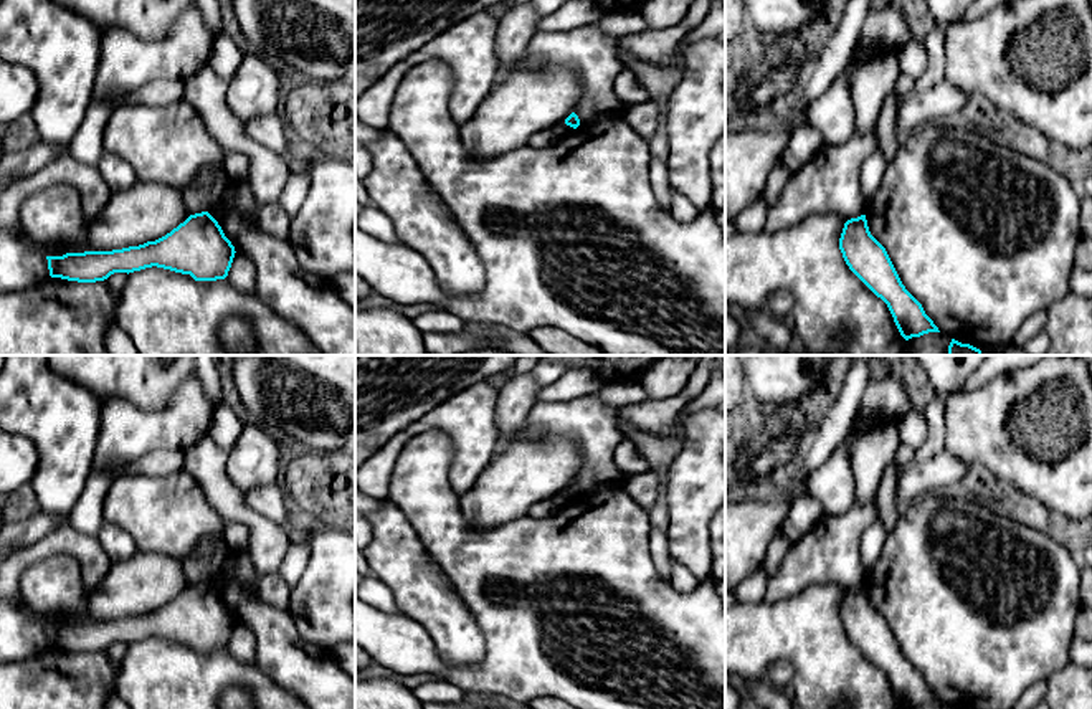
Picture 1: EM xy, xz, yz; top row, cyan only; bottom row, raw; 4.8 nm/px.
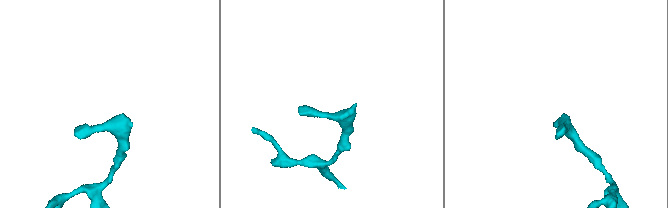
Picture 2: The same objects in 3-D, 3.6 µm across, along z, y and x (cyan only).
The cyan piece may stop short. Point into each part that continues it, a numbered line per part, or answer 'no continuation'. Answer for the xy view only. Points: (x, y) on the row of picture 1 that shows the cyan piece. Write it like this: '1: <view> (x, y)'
no continuation

